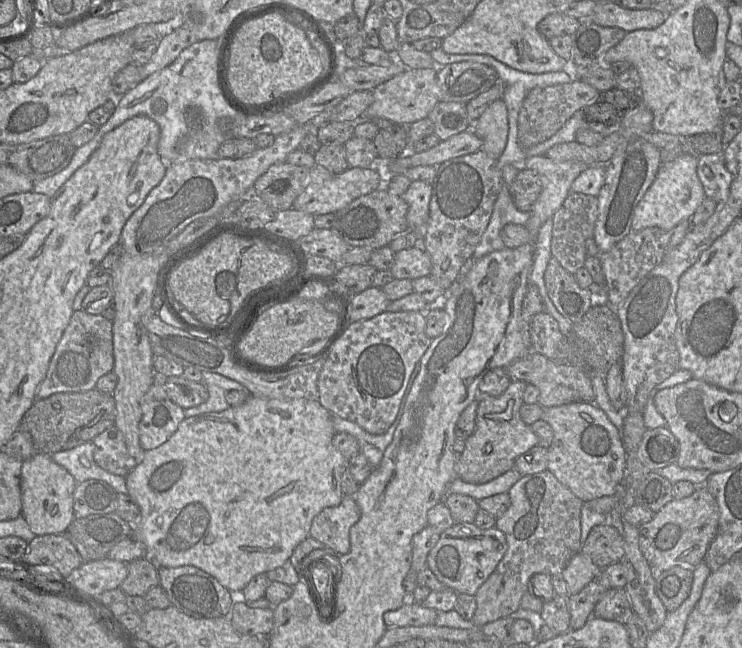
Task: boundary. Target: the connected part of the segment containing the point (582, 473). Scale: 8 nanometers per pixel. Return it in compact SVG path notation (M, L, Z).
M594 402L544 408L542 418L553 430L547 470L583 502L613 495L623 478L625 449L620 432Z

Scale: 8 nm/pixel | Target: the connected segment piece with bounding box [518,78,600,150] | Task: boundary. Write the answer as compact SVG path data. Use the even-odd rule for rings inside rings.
M574 78L568 84L559 84L547 87L536 87L525 96L518 115L518 145L522 149L534 147L552 137L577 111L589 104L593 104L600 92L588 83Z

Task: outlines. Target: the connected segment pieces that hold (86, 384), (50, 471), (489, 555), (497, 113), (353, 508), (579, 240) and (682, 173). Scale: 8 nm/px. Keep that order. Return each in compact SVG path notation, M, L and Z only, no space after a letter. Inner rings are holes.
M74 311L50 360L46 376L36 392L36 399L44 399L55 393L87 392L95 389L99 378L113 369L113 322L101 314Z
M38 452L31 458L22 462L21 470L21 499L22 516L36 536L48 534L64 534L75 519L74 492L77 486L75 478L61 465L57 464L51 455Z
M455 523L443 531L427 556L427 567L448 589L475 596L507 551L505 534L495 526L480 529L474 523Z
M503 99L491 103L471 129L482 140L480 150L498 160L505 149L508 136L508 113Z
M346 496L335 507L327 507L314 517L309 537L331 548L337 555L350 551L350 528L361 517L361 510L353 496Z
M569 193L552 217L551 256L570 274L584 266L587 258L586 241L593 237L598 216L598 200L595 196Z
M682 154L661 164L656 178L634 209L632 230L657 227L670 231L683 220L691 219L706 199L697 175L698 157Z

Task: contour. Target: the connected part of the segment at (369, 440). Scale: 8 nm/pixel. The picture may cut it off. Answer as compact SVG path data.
M420 362L416 364L411 374L395 421L384 434L371 434L350 420L341 418L337 415L332 415L332 423L335 433L345 432L354 436L358 441L360 452L366 457L372 469L376 469L379 466L386 448L393 440L394 432L404 413L407 396L412 388L415 378L419 374L419 371Z

